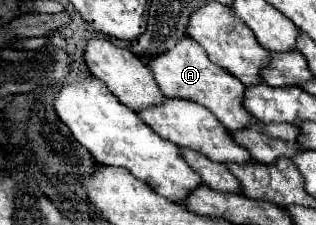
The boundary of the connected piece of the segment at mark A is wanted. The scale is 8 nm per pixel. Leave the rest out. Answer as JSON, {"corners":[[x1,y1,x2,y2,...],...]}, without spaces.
{"corners":[[183,38,171,52,153,58,149,62,149,68,153,70,153,76,167,98,183,98,205,106,223,122,225,128,233,132,239,128,247,128,247,124,251,124,253,116,243,108,245,86,227,70,215,66,209,60,207,52,195,40]]}

